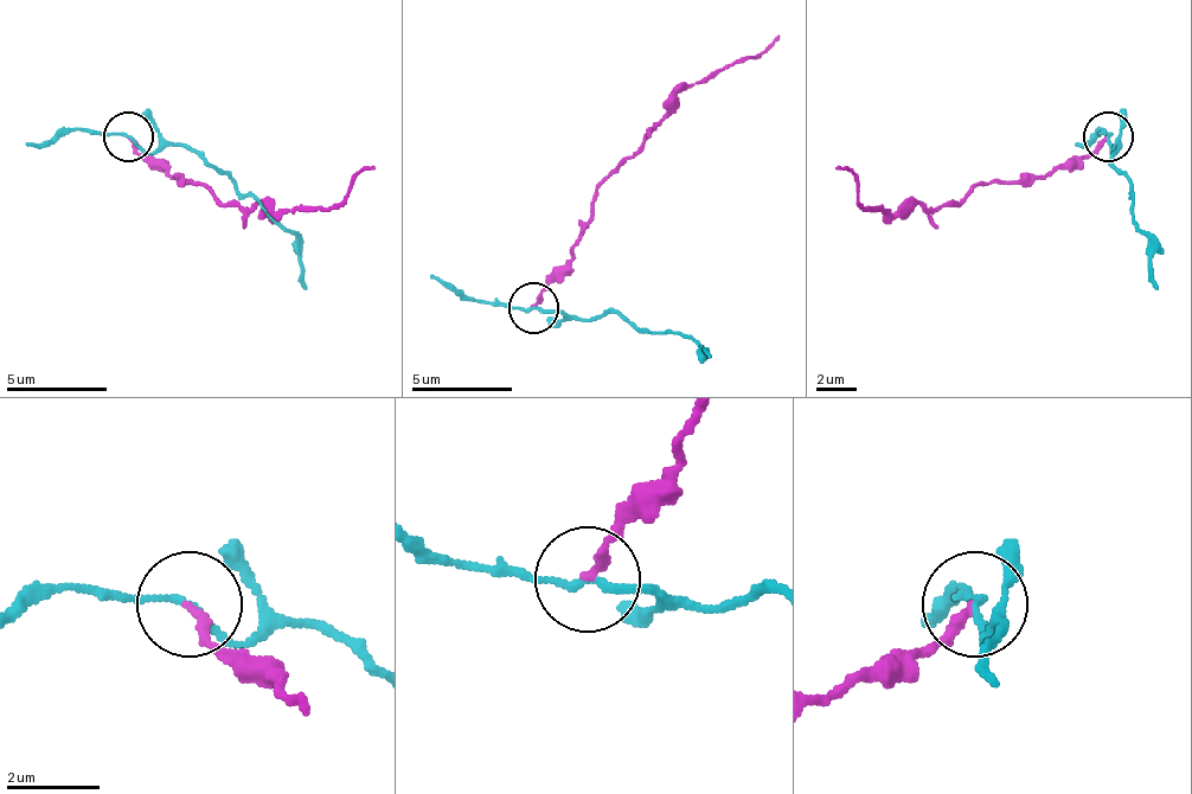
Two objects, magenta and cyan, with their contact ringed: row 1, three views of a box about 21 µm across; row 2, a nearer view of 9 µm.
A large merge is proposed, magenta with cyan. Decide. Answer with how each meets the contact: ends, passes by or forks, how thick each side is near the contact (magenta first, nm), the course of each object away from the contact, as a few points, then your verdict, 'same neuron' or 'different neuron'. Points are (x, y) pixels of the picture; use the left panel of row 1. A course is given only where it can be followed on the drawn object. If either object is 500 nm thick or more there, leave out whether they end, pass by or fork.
magenta ends; cyan passes by; calibres 240 and 130 nm; course magenta (127, 138), (167, 172), (192, 183), (223, 203), (262, 207), (327, 207), (352, 178), (372, 167); course cyan (127, 138), (147, 152), (192, 147), (207, 158), (298, 237), (307, 287); different neuron

